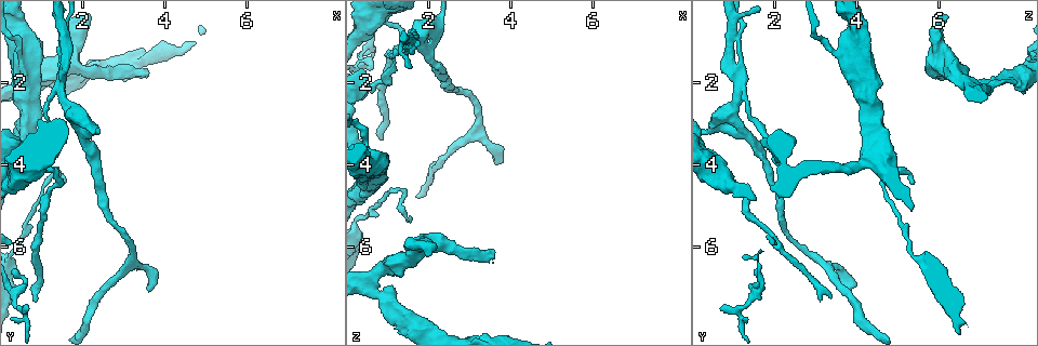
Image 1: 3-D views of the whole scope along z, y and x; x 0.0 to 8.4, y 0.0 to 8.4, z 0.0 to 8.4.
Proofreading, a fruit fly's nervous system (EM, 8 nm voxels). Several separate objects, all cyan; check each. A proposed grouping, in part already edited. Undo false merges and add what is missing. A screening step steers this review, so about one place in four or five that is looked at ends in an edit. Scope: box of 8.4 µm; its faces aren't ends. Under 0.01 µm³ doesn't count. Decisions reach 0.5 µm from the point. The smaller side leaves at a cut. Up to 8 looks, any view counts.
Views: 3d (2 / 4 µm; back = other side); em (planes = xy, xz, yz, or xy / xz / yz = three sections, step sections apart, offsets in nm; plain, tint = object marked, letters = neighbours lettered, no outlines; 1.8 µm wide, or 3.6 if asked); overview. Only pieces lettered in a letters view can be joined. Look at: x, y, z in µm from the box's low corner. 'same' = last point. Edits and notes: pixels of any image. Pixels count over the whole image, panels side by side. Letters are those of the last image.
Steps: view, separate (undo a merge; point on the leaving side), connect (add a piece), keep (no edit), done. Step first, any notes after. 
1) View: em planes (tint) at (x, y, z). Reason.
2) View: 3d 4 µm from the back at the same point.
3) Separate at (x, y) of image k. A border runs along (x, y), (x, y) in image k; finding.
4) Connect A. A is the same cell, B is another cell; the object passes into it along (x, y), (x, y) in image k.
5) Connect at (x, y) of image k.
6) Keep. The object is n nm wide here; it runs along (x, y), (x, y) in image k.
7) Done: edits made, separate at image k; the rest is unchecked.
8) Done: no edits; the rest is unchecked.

View: em xz step 8 (tint) at (0.70, 2.20, 7.10). Abrupt turn.

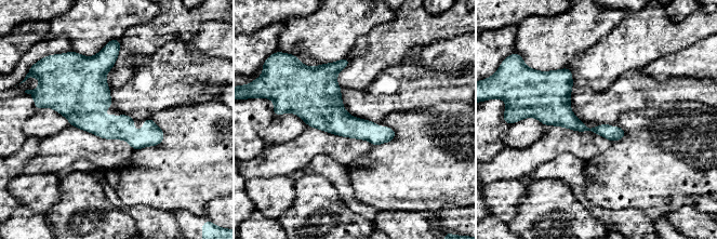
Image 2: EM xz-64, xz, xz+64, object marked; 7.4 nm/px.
View: em planes (tint) at the same point.

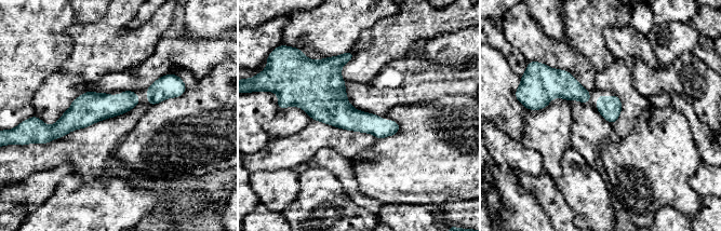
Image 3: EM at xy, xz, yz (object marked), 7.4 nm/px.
View: em planes (letters) at the same point. See the neighbours.

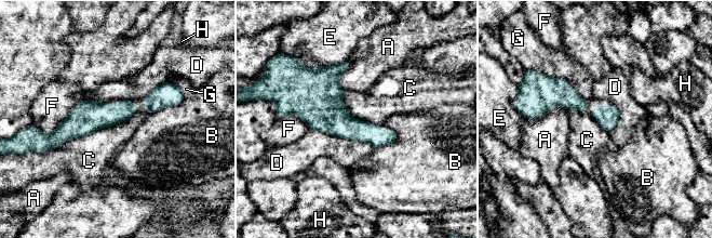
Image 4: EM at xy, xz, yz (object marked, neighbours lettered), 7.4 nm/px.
Keep. The longest contact is with C, 750 nm; A, B, C, D, E, F, G and H are other cells; it runs along (134, 108), (89, 116), (52, 137) in image 4; continuous, no second neuron.

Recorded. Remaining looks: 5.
View: 3d 4 µm at (0.90, 7.30, 3.10). Branch stops here.

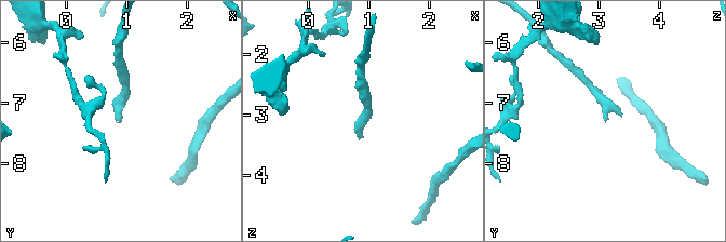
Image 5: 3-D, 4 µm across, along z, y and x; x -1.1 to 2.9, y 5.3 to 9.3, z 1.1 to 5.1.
View: em planes (letters) at (0.90, 7.35, 3.10). Now the EM.

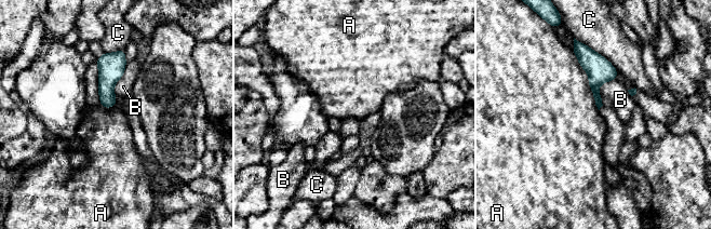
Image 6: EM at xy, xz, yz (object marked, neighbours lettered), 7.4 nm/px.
Keep. A, B and C are other cells; a border runs along (572, 50), (588, 75), (599, 109) in image 6; no lettered piece goes on from it.

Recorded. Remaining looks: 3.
View: em planes (letters) at (3.60, 7.05, 3.75). Thin end.

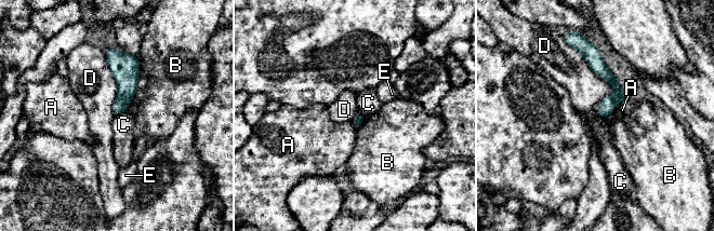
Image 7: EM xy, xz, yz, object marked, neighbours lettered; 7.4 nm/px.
Keep. A, B, C, D and E are other cells; it runs along (585, 50), (617, 85), (605, 113) in image 7; no lettered piece goes on from it.

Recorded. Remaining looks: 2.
Done: no edits; the rest is unchecked.

